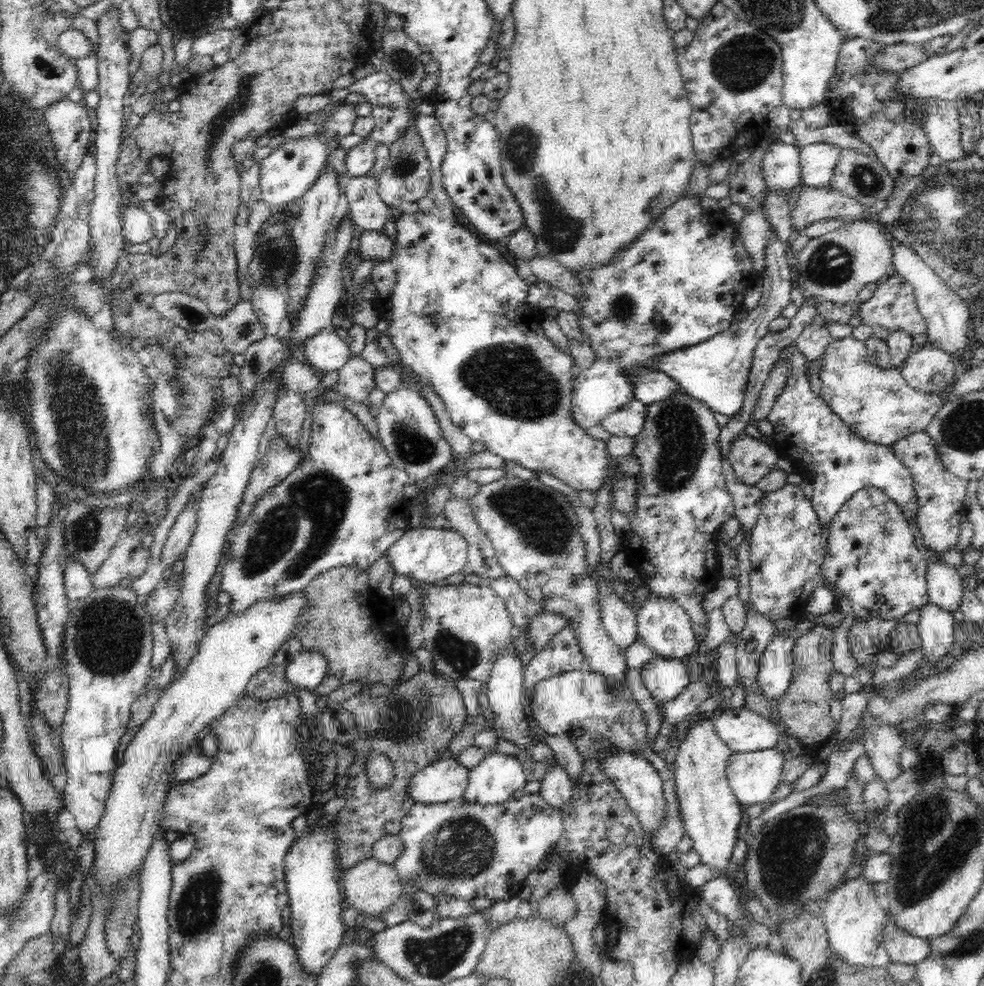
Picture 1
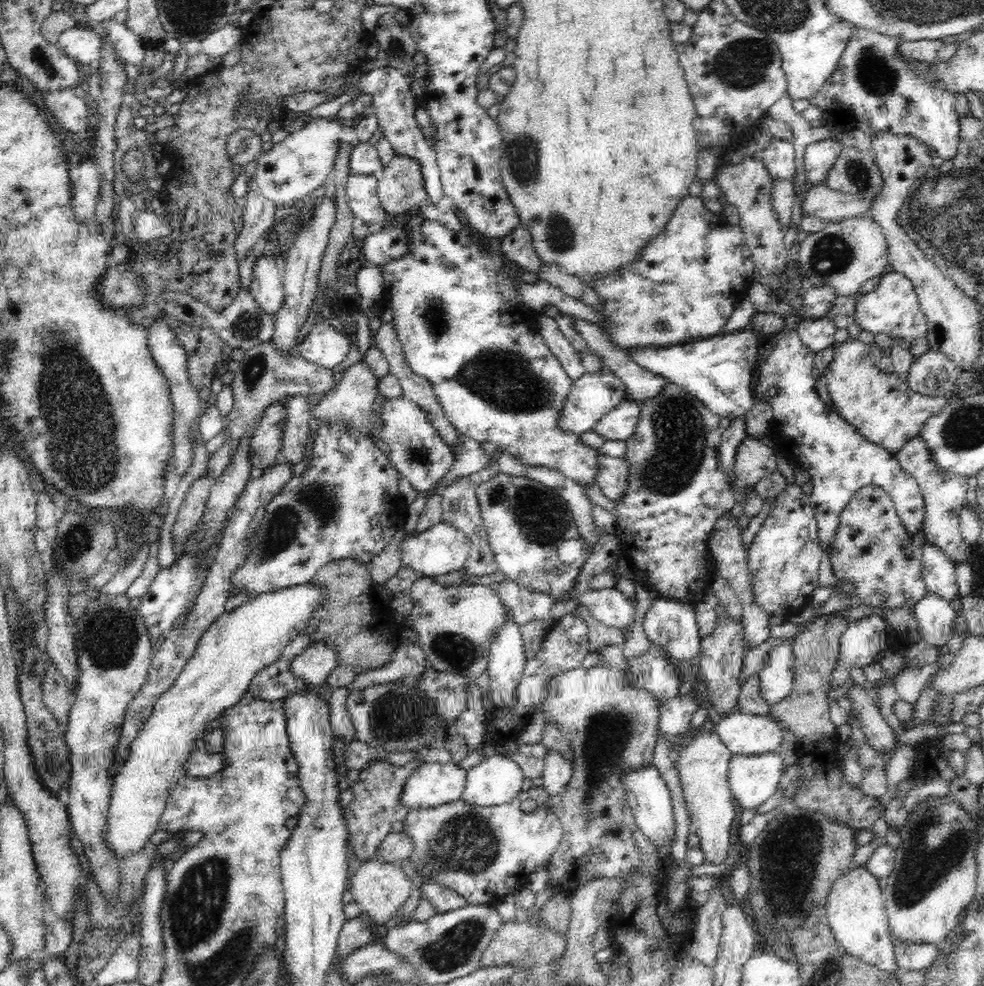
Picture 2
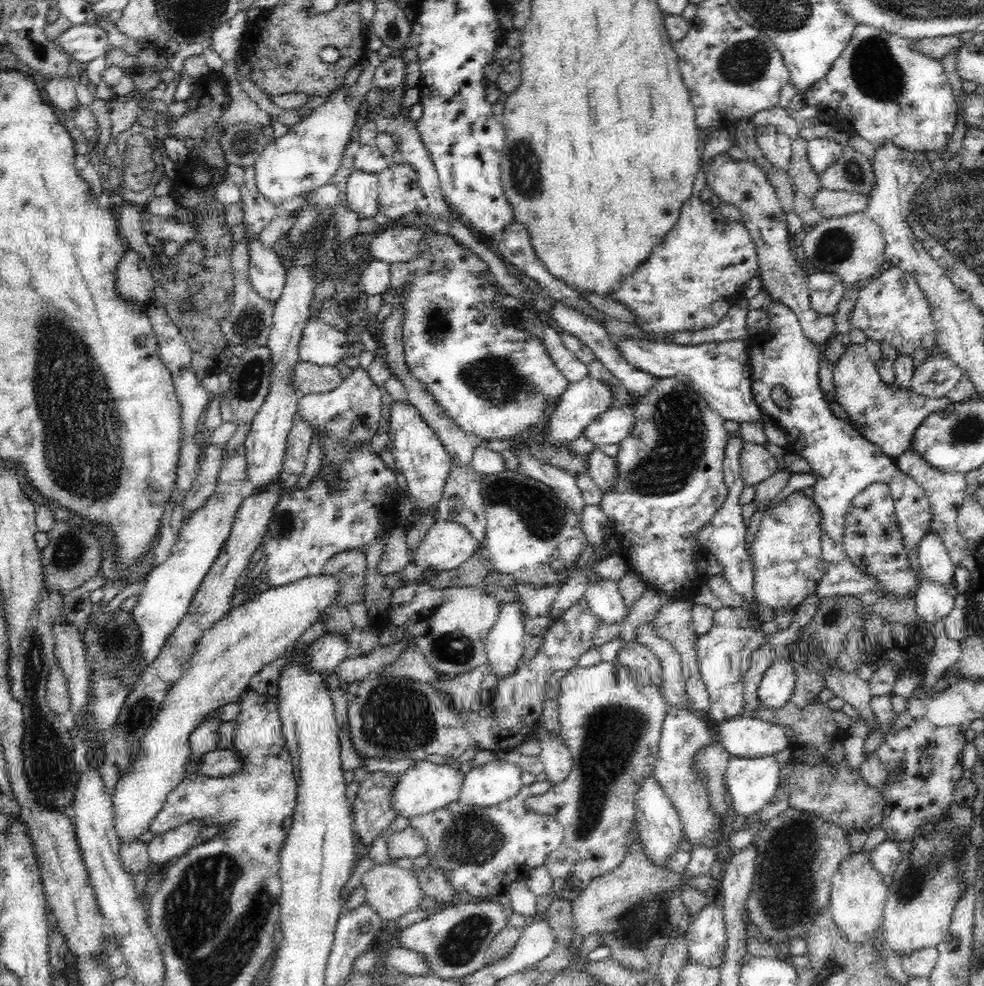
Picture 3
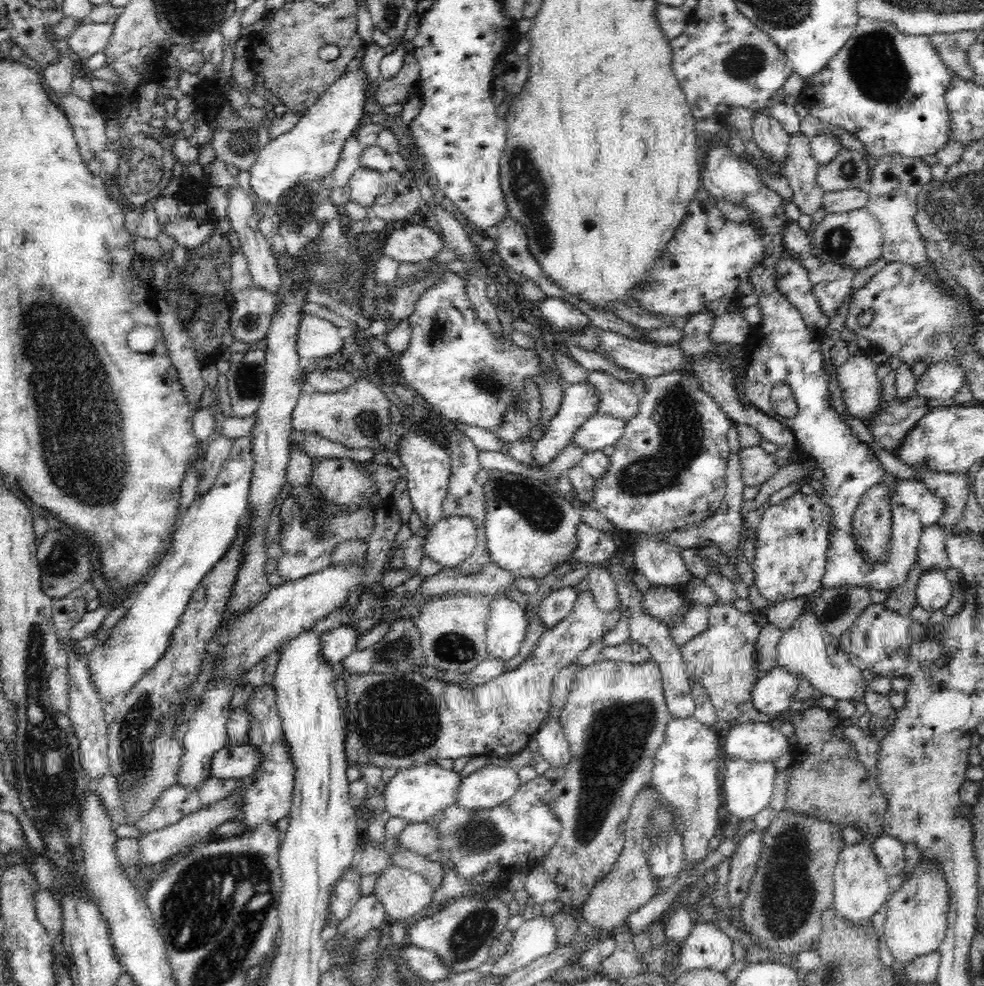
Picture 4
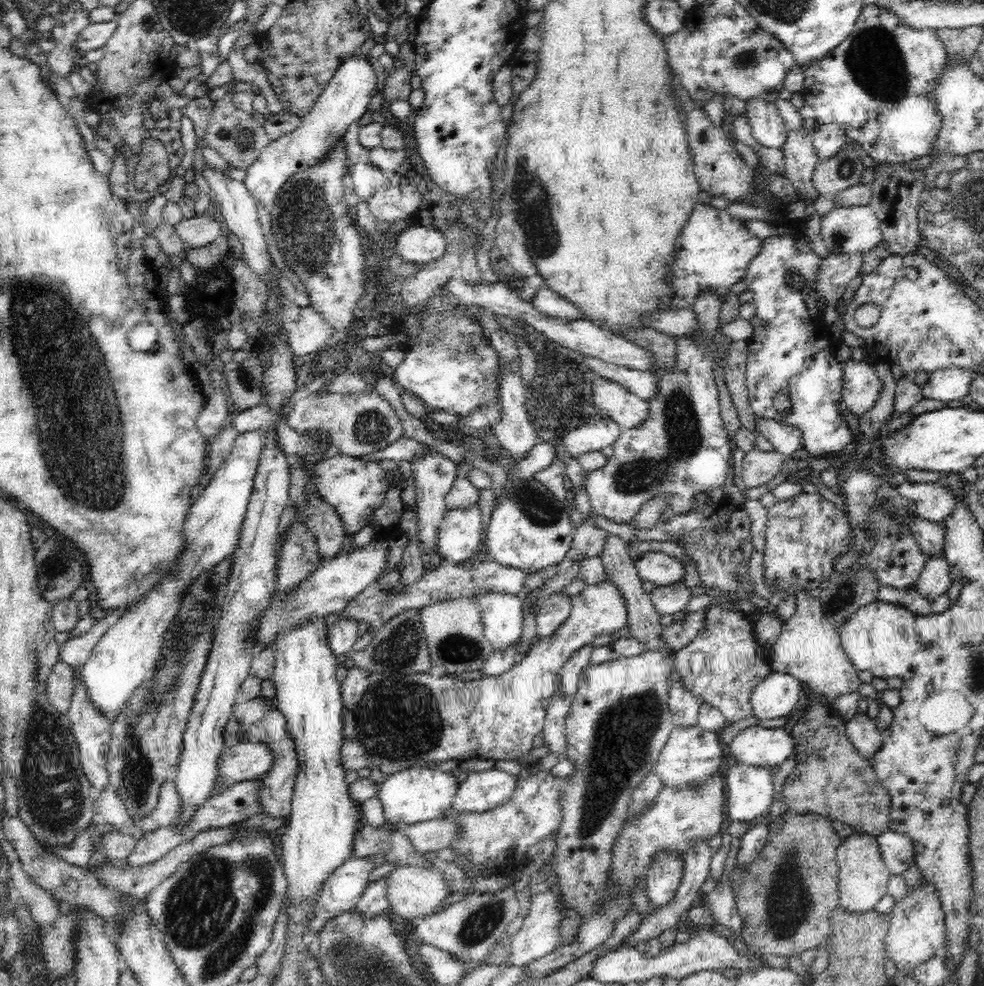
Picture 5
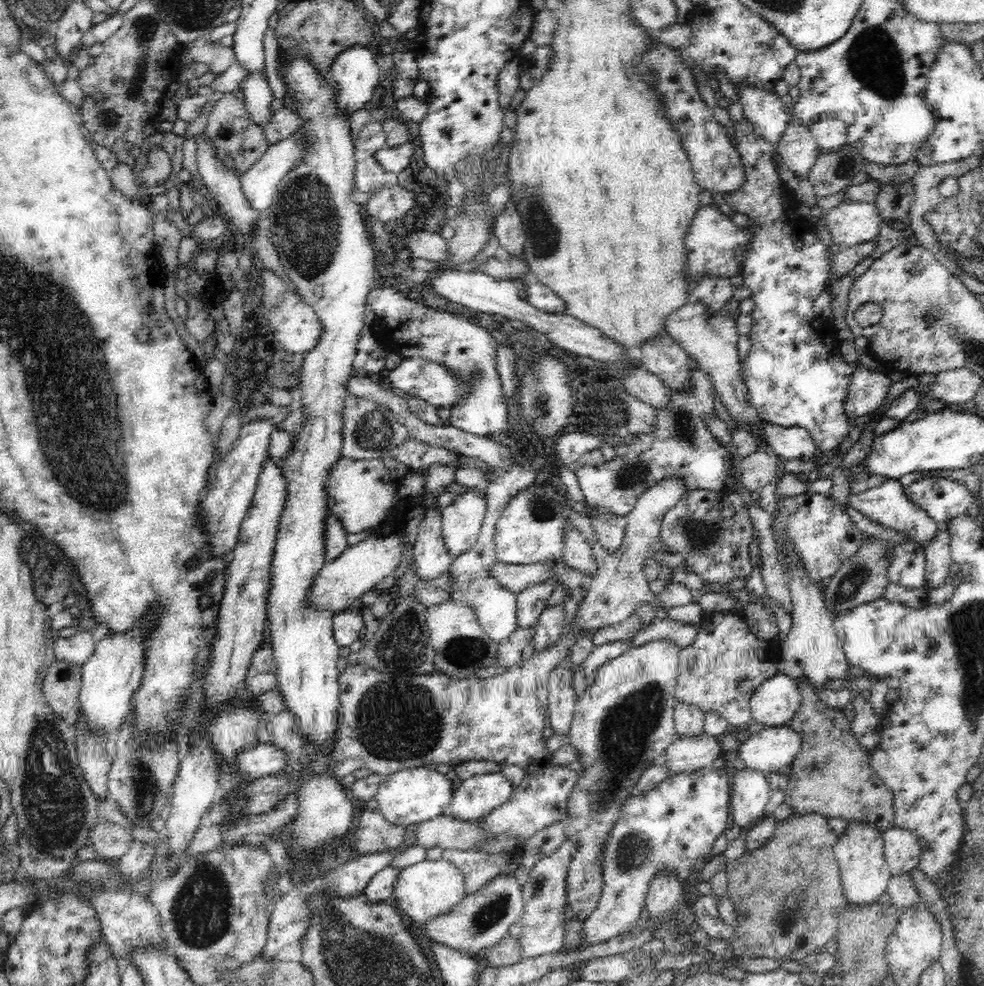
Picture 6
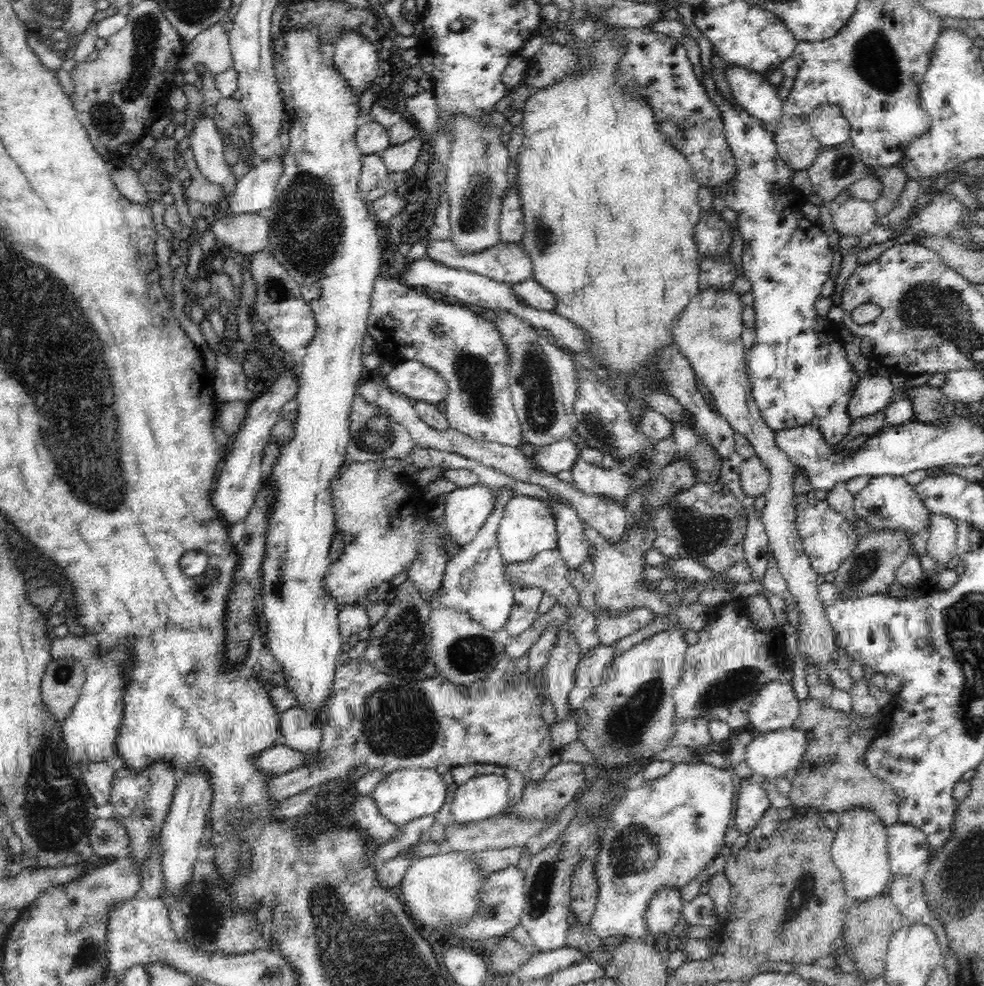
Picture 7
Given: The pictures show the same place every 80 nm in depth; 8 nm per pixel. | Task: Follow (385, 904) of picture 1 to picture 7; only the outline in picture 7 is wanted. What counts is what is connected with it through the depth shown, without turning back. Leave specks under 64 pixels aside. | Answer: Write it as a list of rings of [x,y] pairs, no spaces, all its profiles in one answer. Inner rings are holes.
[[[450,851],[416,860],[404,874],[396,888],[405,910],[420,926],[434,928],[447,934],[452,926],[468,922],[478,910],[478,892],[487,879],[482,875],[479,864],[472,859],[472,853]]]

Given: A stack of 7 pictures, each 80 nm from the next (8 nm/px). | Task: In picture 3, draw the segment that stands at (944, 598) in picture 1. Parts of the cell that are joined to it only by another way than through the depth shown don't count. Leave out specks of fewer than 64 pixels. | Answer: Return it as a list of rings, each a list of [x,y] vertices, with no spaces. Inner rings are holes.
[[[929,530],[919,542],[917,549],[920,576],[931,582],[938,582],[943,586],[950,587],[955,566],[940,535]]]

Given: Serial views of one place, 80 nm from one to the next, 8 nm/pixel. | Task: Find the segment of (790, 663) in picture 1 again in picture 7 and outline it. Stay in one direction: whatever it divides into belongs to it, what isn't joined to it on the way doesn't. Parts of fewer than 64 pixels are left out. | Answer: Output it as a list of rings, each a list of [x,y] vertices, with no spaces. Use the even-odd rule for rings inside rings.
[[[780,677],[774,682],[768,682],[758,690],[758,694],[752,700],[747,712],[748,729],[756,731],[756,733],[766,733],[793,727],[793,723],[799,718],[800,703],[801,701],[796,698],[792,684],[782,682]]]

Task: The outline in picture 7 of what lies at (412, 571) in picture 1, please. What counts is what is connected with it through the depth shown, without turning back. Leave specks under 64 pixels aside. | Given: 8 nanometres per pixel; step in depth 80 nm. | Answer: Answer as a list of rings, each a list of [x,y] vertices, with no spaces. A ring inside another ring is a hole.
[[[481,482],[445,494],[444,529],[456,545],[467,545],[494,510],[494,491]]]

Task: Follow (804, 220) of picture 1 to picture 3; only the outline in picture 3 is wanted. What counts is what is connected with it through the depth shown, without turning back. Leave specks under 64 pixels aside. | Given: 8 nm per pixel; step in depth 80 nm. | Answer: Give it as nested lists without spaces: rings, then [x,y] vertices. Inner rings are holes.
[[[821,188],[812,200],[814,207],[820,211],[822,218],[840,218],[863,212],[867,207],[869,195],[858,192],[832,191]]]

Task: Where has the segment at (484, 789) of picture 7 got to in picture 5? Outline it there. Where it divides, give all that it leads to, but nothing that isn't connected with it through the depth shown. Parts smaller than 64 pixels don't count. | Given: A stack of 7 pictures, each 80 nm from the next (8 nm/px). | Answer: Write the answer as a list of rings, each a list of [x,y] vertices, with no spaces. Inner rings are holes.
[[[491,765],[482,771],[471,771],[467,778],[459,783],[451,808],[460,814],[482,814],[495,809],[512,796],[518,780],[519,777]]]

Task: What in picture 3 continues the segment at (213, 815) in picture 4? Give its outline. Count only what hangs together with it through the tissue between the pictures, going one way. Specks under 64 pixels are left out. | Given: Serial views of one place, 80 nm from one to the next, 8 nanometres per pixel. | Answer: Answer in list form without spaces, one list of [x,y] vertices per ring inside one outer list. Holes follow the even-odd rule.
[[[188,821],[172,830],[157,833],[157,836],[147,843],[149,862],[161,864],[186,854],[189,848],[199,842],[198,836],[202,830],[202,821]]]

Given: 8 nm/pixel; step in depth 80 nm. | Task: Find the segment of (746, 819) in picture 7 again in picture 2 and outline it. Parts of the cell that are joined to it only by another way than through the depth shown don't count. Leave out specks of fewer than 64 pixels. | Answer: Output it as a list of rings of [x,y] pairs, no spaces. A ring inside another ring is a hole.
[[[776,752],[733,755],[729,764],[728,780],[734,800],[742,810],[757,809],[778,790],[780,776],[785,771],[782,764],[782,756]]]

